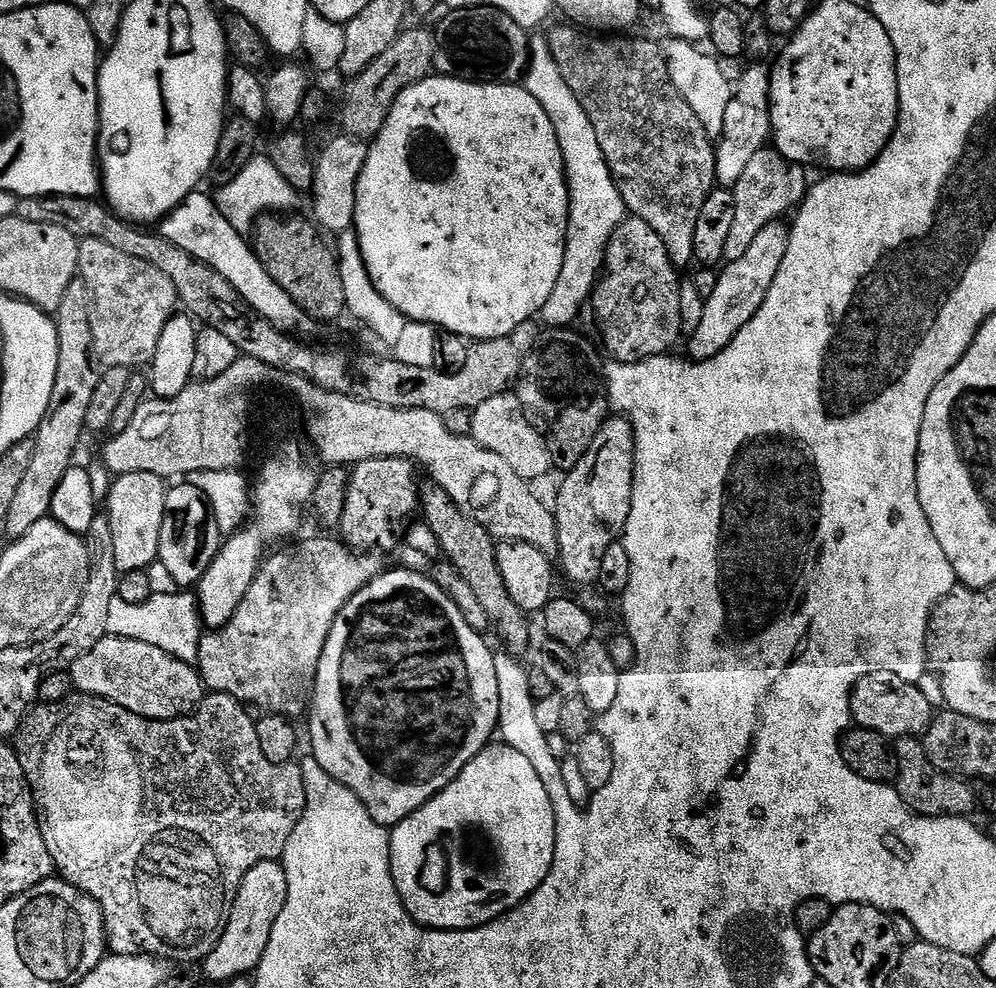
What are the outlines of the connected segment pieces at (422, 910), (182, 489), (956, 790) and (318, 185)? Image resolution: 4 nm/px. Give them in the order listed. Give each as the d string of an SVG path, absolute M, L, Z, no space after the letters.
M503 742L489 743L474 759L468 763L442 791L418 809L406 817L401 824L395 825L390 832L390 862L392 863L392 877L394 886L402 898L408 913L416 919L416 923L426 928L439 928L441 930L459 930L461 928L483 928L492 920L504 915L512 908L516 908L528 897L531 892L538 890L550 874L554 862L554 850L556 849L556 815L550 802L550 794L546 794L546 786L542 778L538 778L534 766L530 766L530 758L518 754L508 744Z
M190 482L177 484L180 484L177 488L167 489L158 560L161 565L164 563L169 578L176 583L173 585L188 590L199 585L200 579L214 562L214 558L220 552L222 534L218 530L218 522L214 522L212 508L208 505L202 490L198 490Z
M902 736L895 741L898 758L898 778L894 787L899 792L902 802L918 816L962 816L971 817L978 805L973 785L967 779L957 775L947 776L939 772L930 762L924 749L923 739L915 736Z
M337 134L315 157L316 173L310 189L313 212L311 215L325 233L339 234L353 231L356 223L358 178L362 174L362 166L366 166L368 150L369 145L365 141Z

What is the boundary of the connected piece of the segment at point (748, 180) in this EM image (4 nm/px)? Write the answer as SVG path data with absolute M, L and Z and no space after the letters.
M766 146L761 152L754 154L754 159L747 164L742 178L736 183L734 189L736 194L734 198L734 222L726 241L725 261L742 258L742 254L746 254L747 248L753 244L754 238L766 226L770 226L770 222L787 217L787 212L790 211L789 213L791 213L803 201L810 187L810 180L804 177L804 172L805 169L801 165L792 164L782 153L773 150L771 147Z

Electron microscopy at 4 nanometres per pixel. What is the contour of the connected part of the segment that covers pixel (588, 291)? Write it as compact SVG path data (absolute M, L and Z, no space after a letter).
M533 35L530 40L530 63L527 73L522 81L523 87L528 89L534 98L542 105L542 110L554 122L554 132L558 134L560 149L564 154L564 174L568 177L568 233L566 234L566 250L562 262L562 274L558 274L558 286L554 286L554 294L546 302L542 313L542 320L552 326L572 326L576 315L585 311L586 305L591 301L593 292L596 291L598 277L604 267L604 251L608 249L608 243L615 232L620 230L621 224L626 219L624 199L618 190L618 186L612 177L610 166L602 154L602 146L598 144L598 134L594 134L594 126L582 110L582 102L566 86L566 78L562 78L562 70L558 70L558 62L554 62L554 54L550 52L550 46L543 35Z

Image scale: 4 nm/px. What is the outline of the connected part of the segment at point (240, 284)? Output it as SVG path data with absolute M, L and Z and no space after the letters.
M203 190L191 192L179 208L159 221L158 227L160 236L226 278L245 302L266 322L272 323L279 331L287 334L299 334L304 338L311 334L314 327L312 317L301 310L298 302L294 302L294 298L290 298L290 294L286 294L286 290L282 290L282 286L274 282L274 278L270 278L266 266L262 266L256 256L253 245L244 241L247 240L245 233L234 230L234 226L230 226L230 222L222 218L222 210L218 210L211 195L207 196Z

